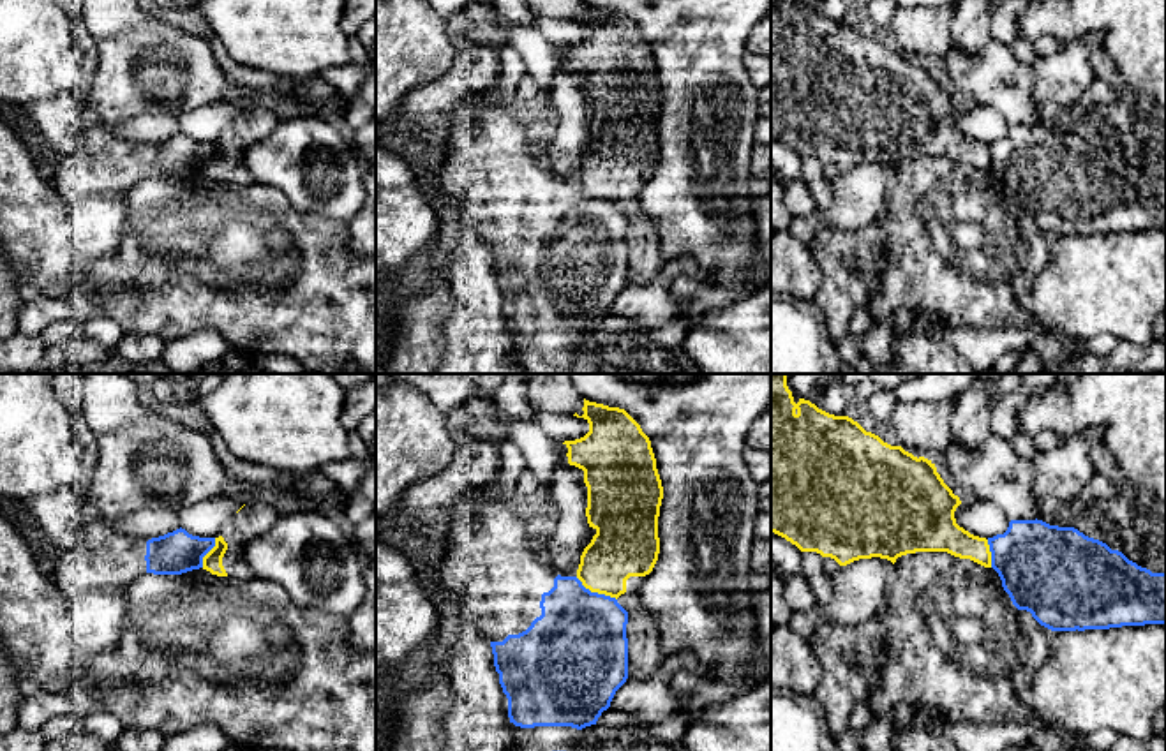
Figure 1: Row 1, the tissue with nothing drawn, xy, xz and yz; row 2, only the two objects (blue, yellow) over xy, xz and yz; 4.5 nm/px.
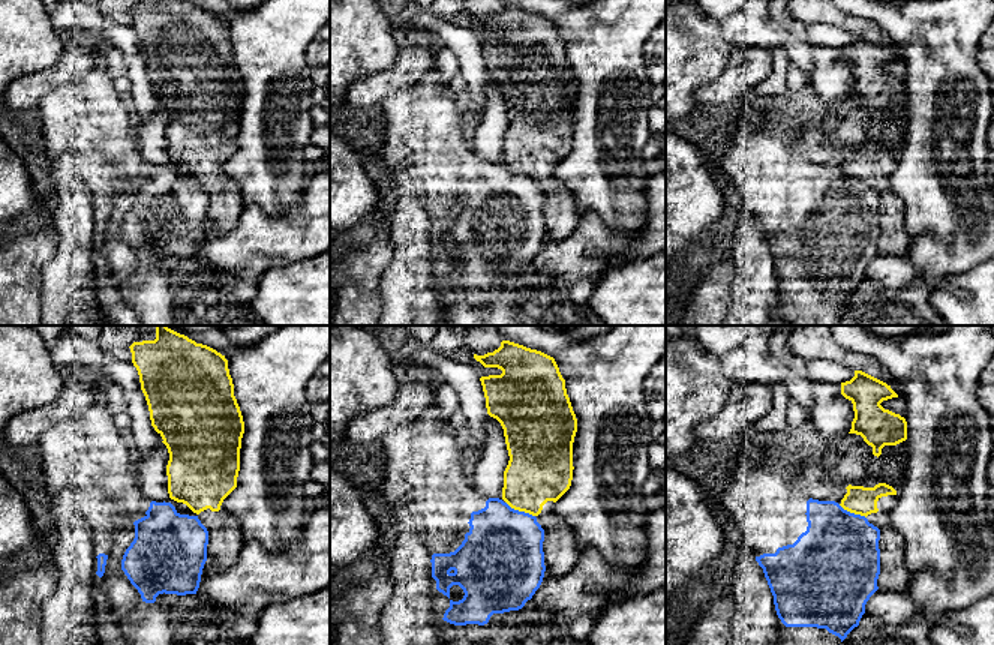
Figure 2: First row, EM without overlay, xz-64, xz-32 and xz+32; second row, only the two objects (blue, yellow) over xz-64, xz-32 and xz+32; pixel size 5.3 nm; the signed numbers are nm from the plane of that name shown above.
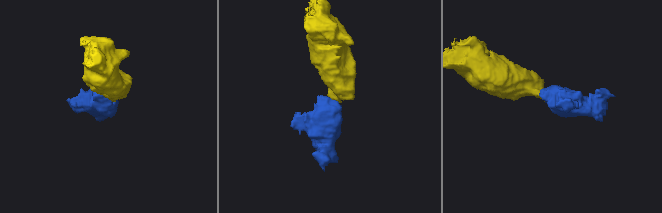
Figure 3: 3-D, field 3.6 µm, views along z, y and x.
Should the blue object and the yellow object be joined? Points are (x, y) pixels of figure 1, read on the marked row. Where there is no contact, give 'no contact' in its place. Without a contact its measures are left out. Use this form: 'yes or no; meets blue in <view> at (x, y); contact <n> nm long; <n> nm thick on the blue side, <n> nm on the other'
no; meets blue in xz at (597, 593); contact 220 nm long; 440 nm thick on the blue side, 280 nm on the other

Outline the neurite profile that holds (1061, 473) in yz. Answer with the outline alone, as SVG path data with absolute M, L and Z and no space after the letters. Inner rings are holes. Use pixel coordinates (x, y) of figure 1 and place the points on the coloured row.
M1085 430L1065 437L1053 450L1035 453L1032 499L1039 511L1037 520L1057 525L1060 509L1069 506L1095 474L1092 465L1095 441L1099 432Z

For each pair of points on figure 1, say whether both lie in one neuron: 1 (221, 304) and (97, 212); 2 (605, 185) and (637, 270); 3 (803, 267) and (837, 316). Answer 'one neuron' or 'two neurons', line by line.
1: two neurons
2: one neuron
3: two neurons

